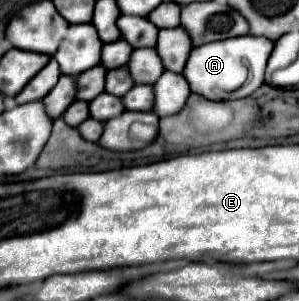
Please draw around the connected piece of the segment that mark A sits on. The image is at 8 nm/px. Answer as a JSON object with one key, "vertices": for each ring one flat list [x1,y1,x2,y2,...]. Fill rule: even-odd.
{"vertices":[[241,35,233,39,223,39,217,43,205,43,201,47,195,47,191,51,189,63,185,65,185,79,189,79,191,91,197,95,203,95,211,101,225,101,225,99,241,99,249,97,253,91,257,91,265,83,265,65,273,51,273,41,267,37,255,37,255,35],[245,67,245,81,241,87,237,87,237,71]]}

